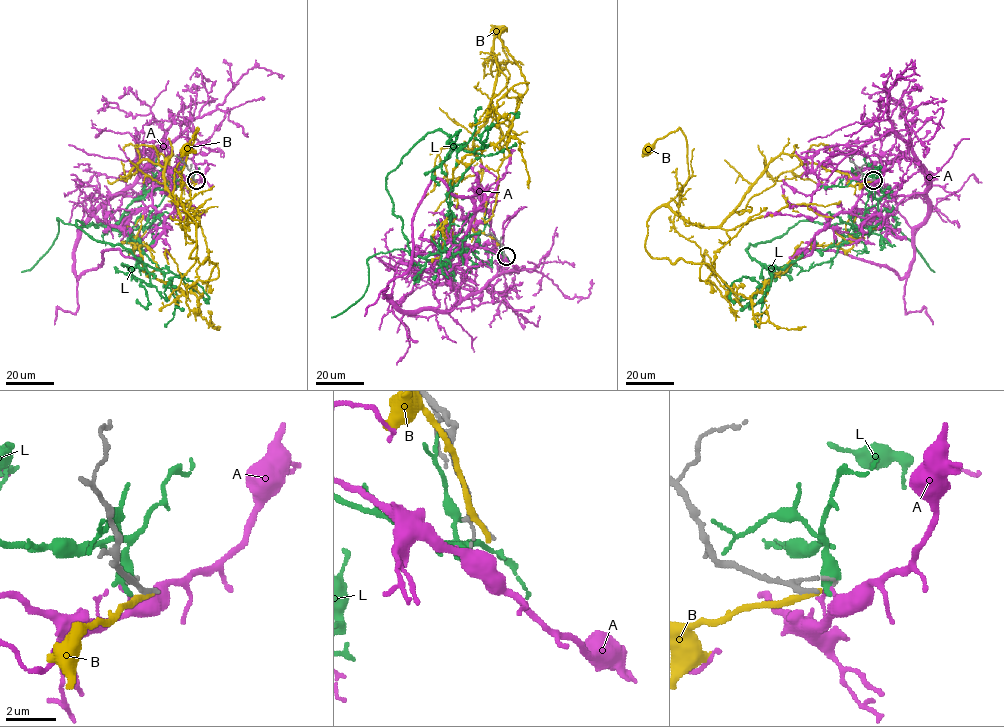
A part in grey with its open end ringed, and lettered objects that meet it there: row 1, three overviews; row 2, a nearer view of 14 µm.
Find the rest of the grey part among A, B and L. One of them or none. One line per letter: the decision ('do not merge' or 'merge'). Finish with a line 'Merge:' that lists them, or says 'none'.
A: do not merge
B: do not merge
L: do not merge
Merge: none

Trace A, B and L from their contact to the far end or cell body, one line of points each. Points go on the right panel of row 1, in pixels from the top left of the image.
A: (874, 180), (856, 208), (884, 221), (880, 210), (893, 208), (911, 228), (904, 309), (925, 308), (933, 324)
B: (872, 180), (854, 186), (780, 153), (704, 227), (668, 204), (689, 176), (683, 132), (649, 149)
L: (874, 179), (859, 182), (877, 201), (875, 227), (782, 268), (762, 265), (767, 284), (749, 305), (761, 300)

